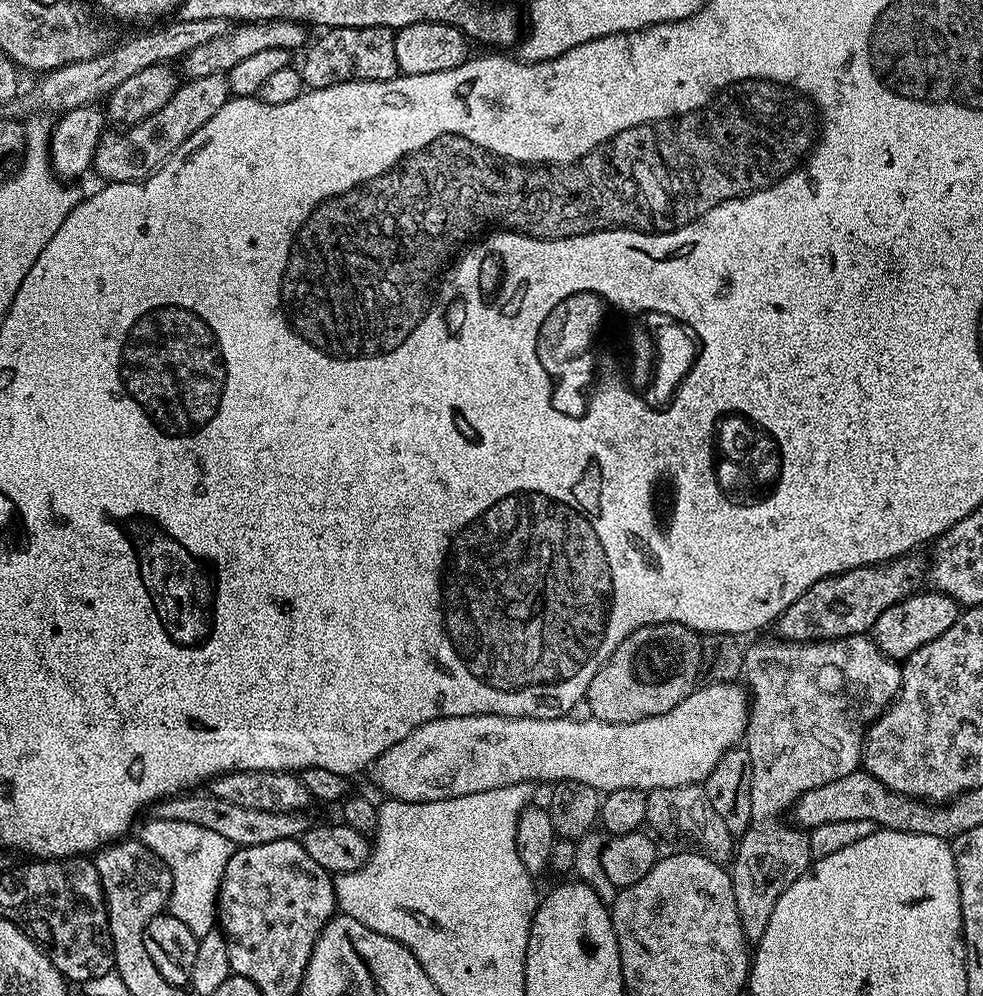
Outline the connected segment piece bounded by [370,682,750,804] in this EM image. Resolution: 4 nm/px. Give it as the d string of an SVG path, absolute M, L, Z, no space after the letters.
M739 683L730 684L704 684L697 686L689 696L682 698L674 710L670 710L661 716L642 718L638 722L629 724L615 724L614 722L602 722L585 718L585 720L568 720L572 718L557 718L555 720L539 720L538 718L522 718L521 716L443 716L437 720L426 722L418 726L418 730L410 730L402 742L394 742L390 750L386 750L370 766L372 780L385 793L385 797L394 800L405 800L407 804L425 804L426 802L438 802L446 798L458 798L466 794L478 794L482 790L494 790L502 786L519 786L527 780L573 780L574 782L586 782L594 786L597 792L607 794L614 790L623 788L643 788L651 790L654 788L669 788L670 786L686 786L687 784L703 785L704 781L718 766L722 754L726 754L731 748L737 747L745 739L748 730L748 710L750 707L750 696Z

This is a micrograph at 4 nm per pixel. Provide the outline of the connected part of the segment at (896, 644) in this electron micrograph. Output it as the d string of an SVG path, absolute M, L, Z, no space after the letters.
M917 590L912 595L894 602L882 611L871 628L870 639L878 646L878 650L882 650L882 654L886 654L891 660L904 661L907 656L914 654L914 650L934 642L934 638L939 638L941 634L946 634L946 630L950 630L950 626L954 626L954 622L960 617L962 608L954 598L944 592L924 591Z

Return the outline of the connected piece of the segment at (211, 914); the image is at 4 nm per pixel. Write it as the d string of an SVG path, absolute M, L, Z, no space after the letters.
M151 818L145 820L144 829L138 832L139 839L167 866L172 875L172 893L168 899L167 911L178 918L178 922L186 922L186 926L190 926L190 930L198 938L210 934L218 924L216 900L220 896L220 882L226 870L226 862L234 851L233 844L215 830L205 830L203 826L193 826L191 822L166 822Z

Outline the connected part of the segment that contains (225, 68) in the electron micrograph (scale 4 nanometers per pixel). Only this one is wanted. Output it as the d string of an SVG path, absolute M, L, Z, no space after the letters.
M257 20L255 22L240 22L229 27L227 32L218 34L218 38L210 38L202 46L197 46L182 57L184 64L184 80L194 78L210 78L210 74L227 74L238 62L250 58L250 54L259 54L261 50L286 48L303 49L309 43L309 29L296 20Z

